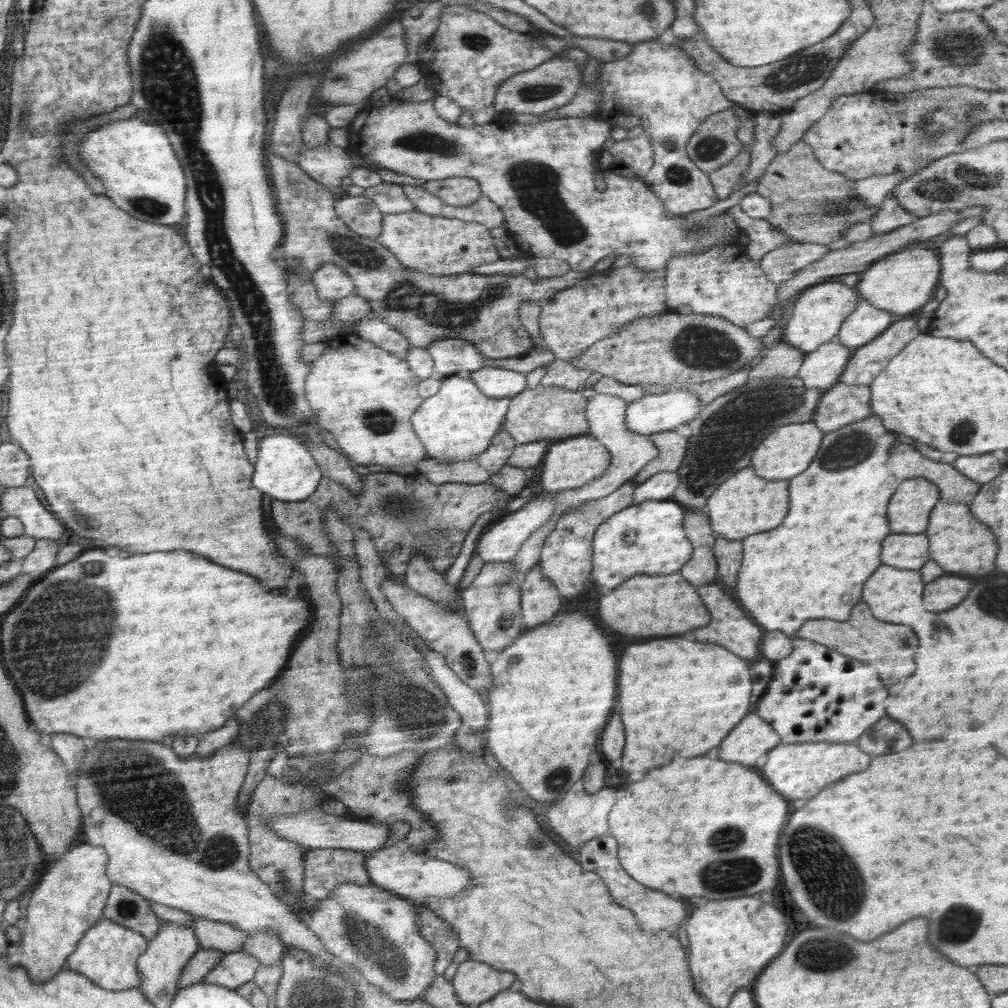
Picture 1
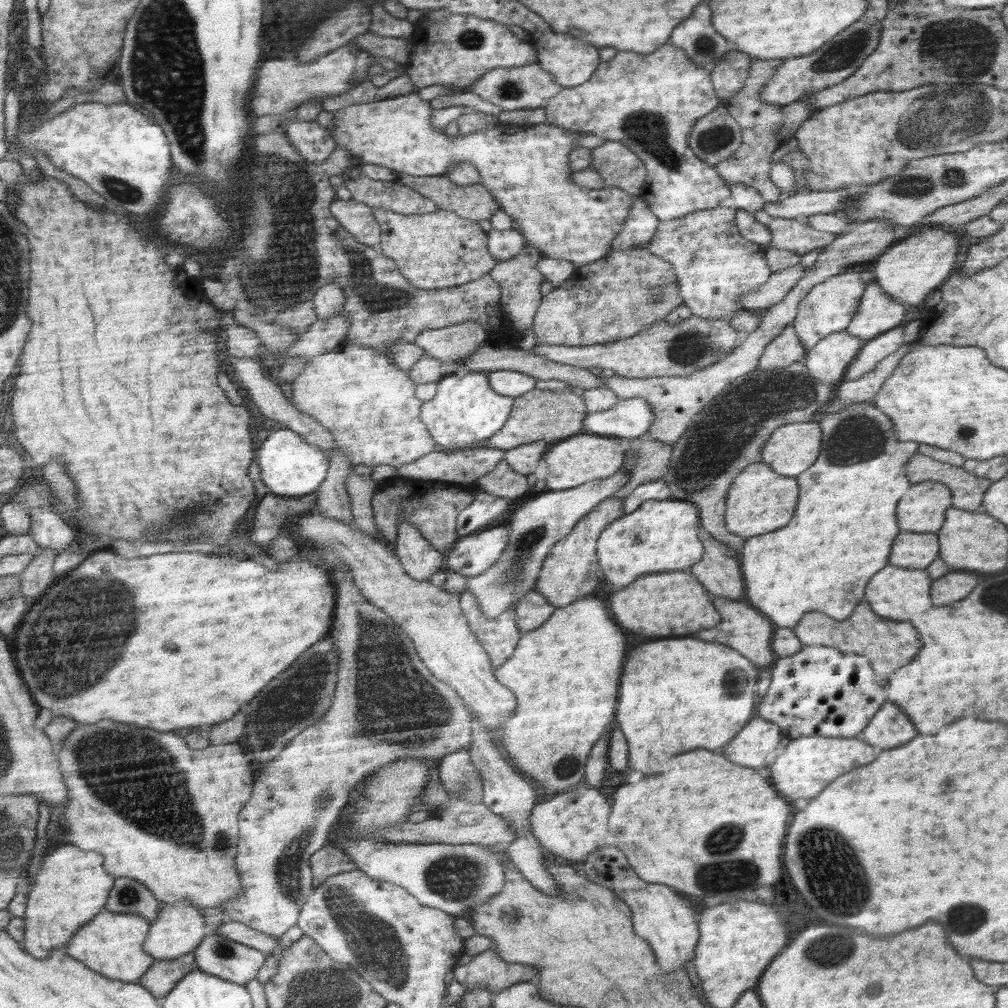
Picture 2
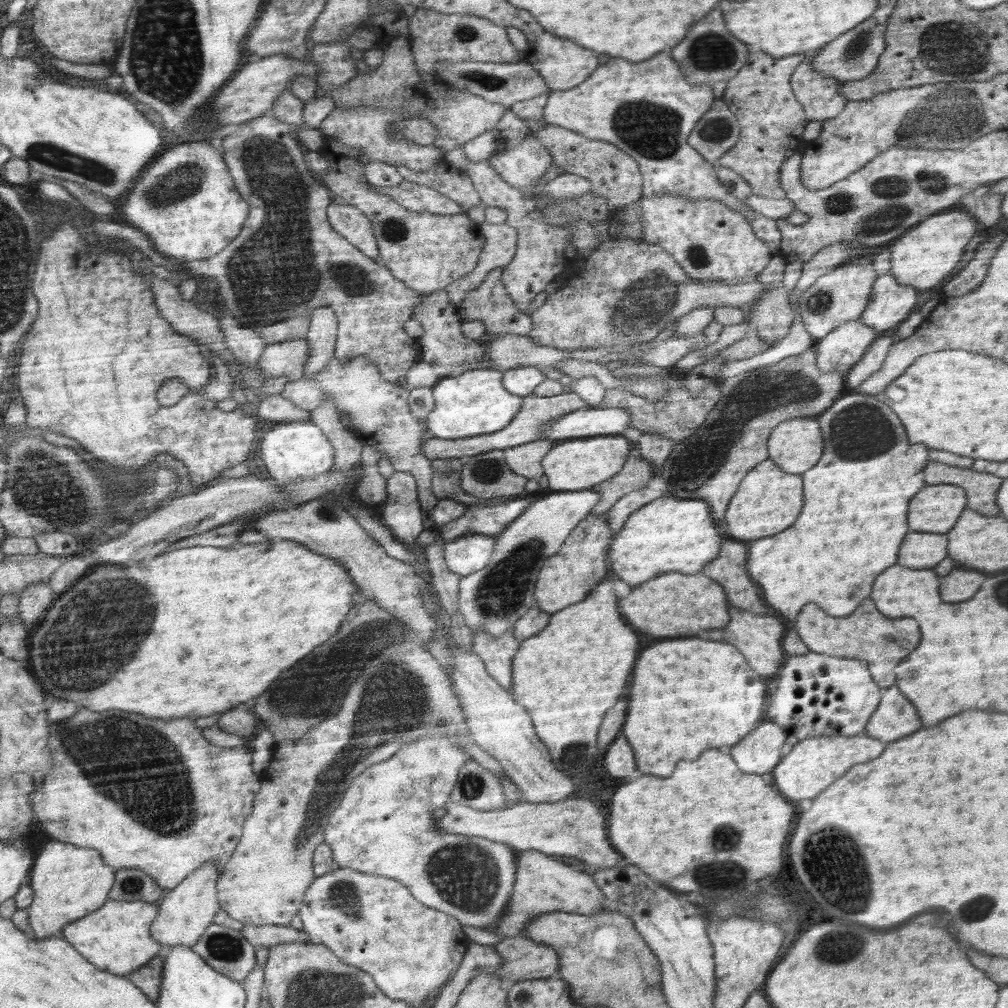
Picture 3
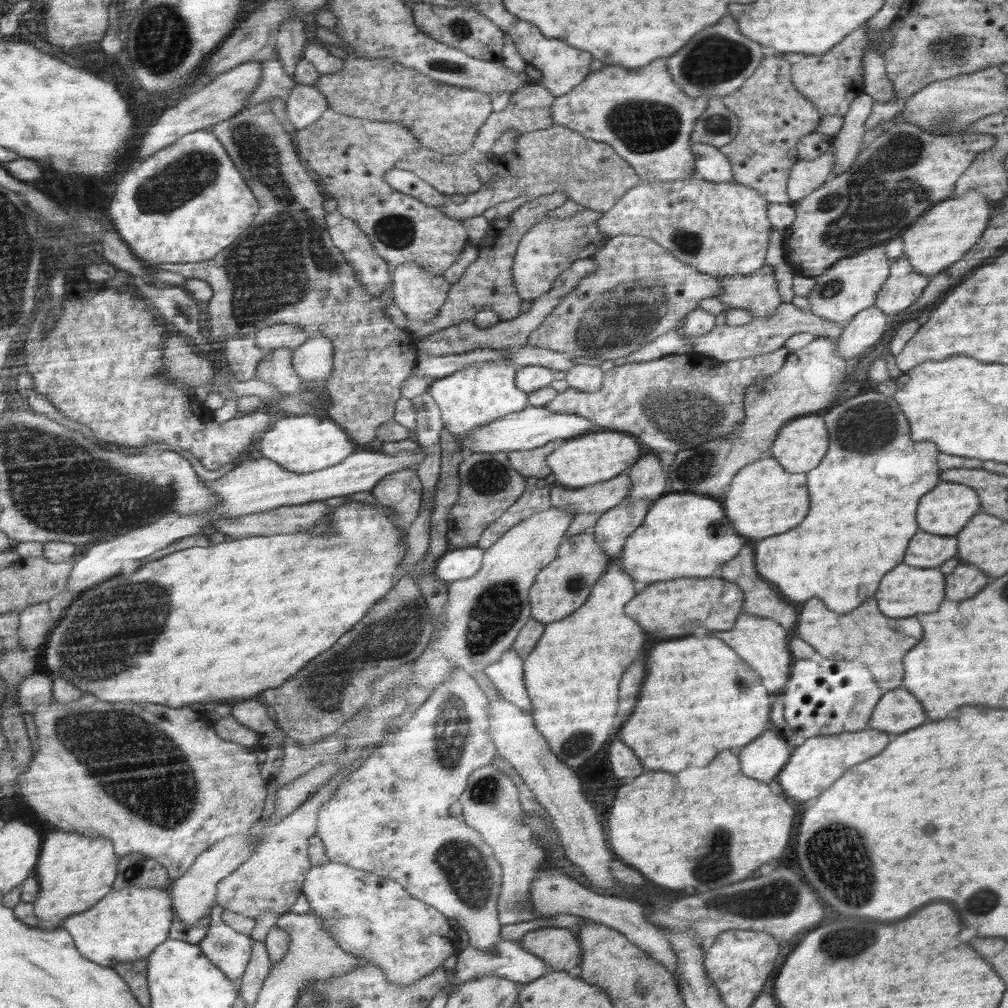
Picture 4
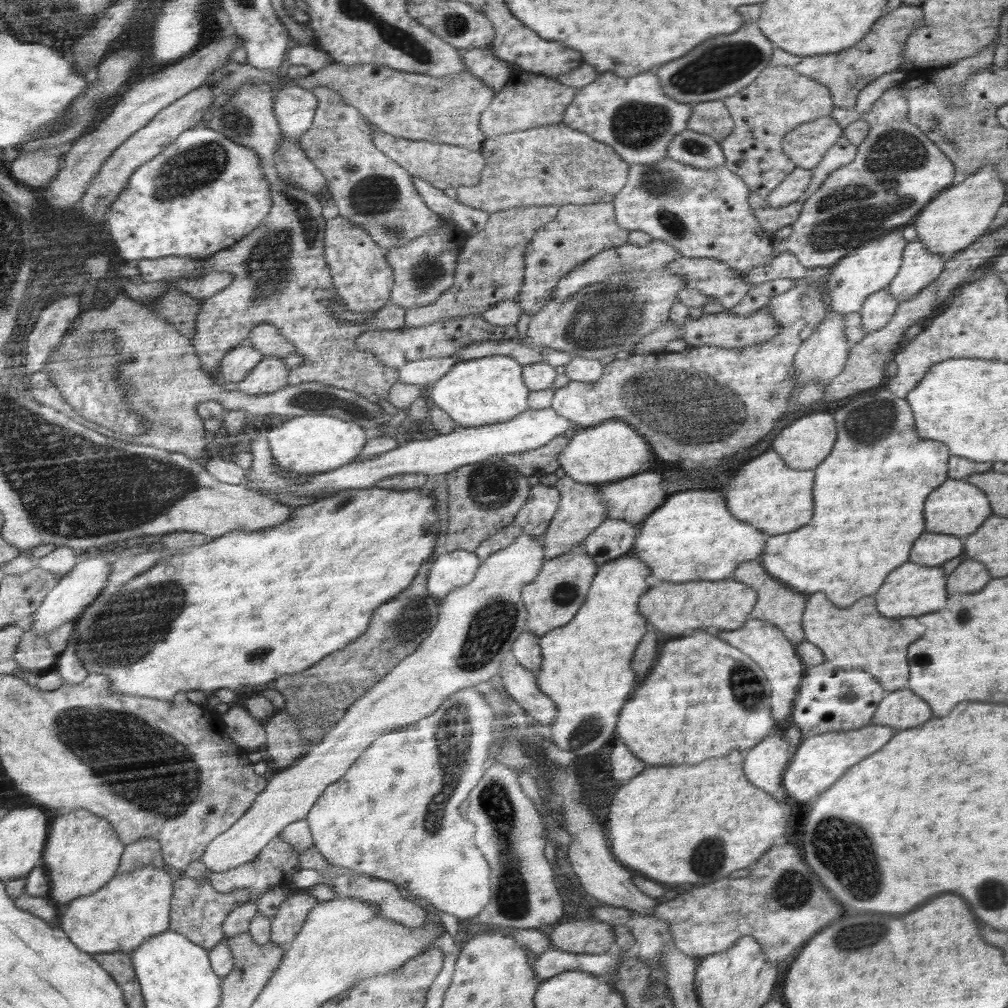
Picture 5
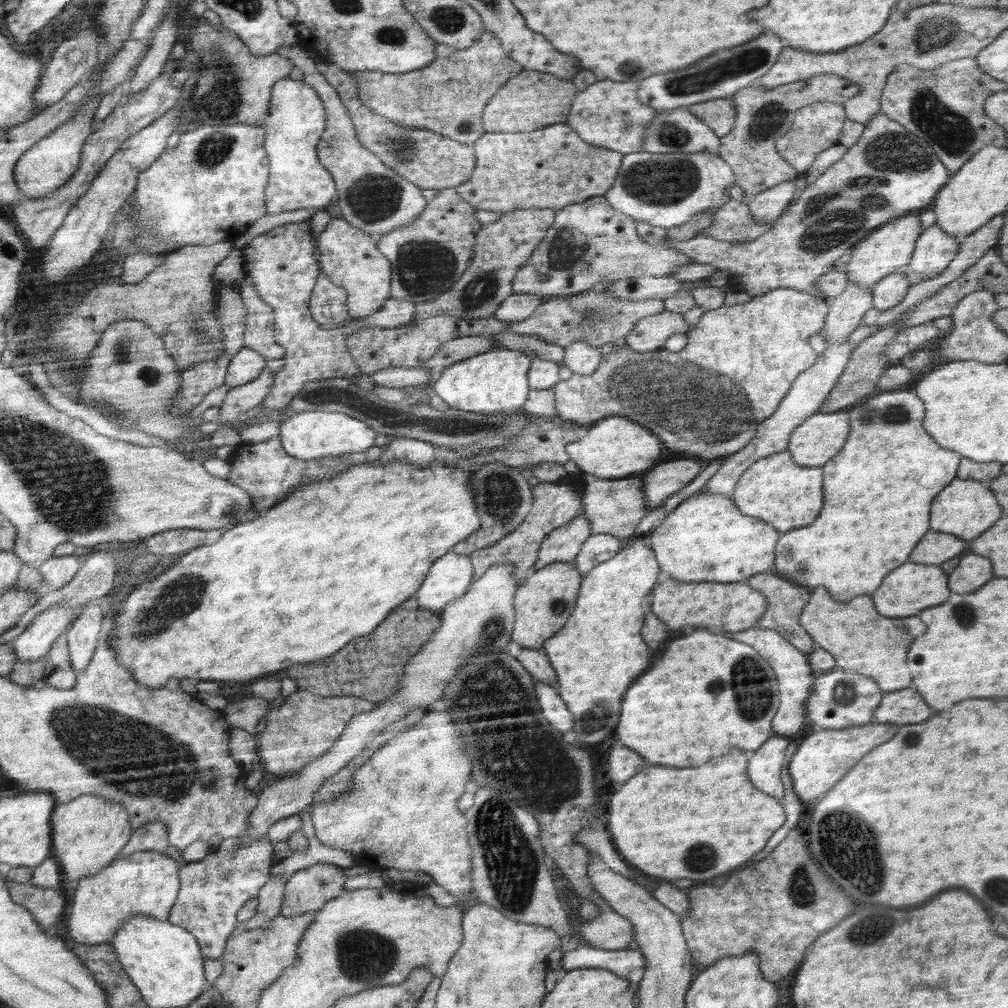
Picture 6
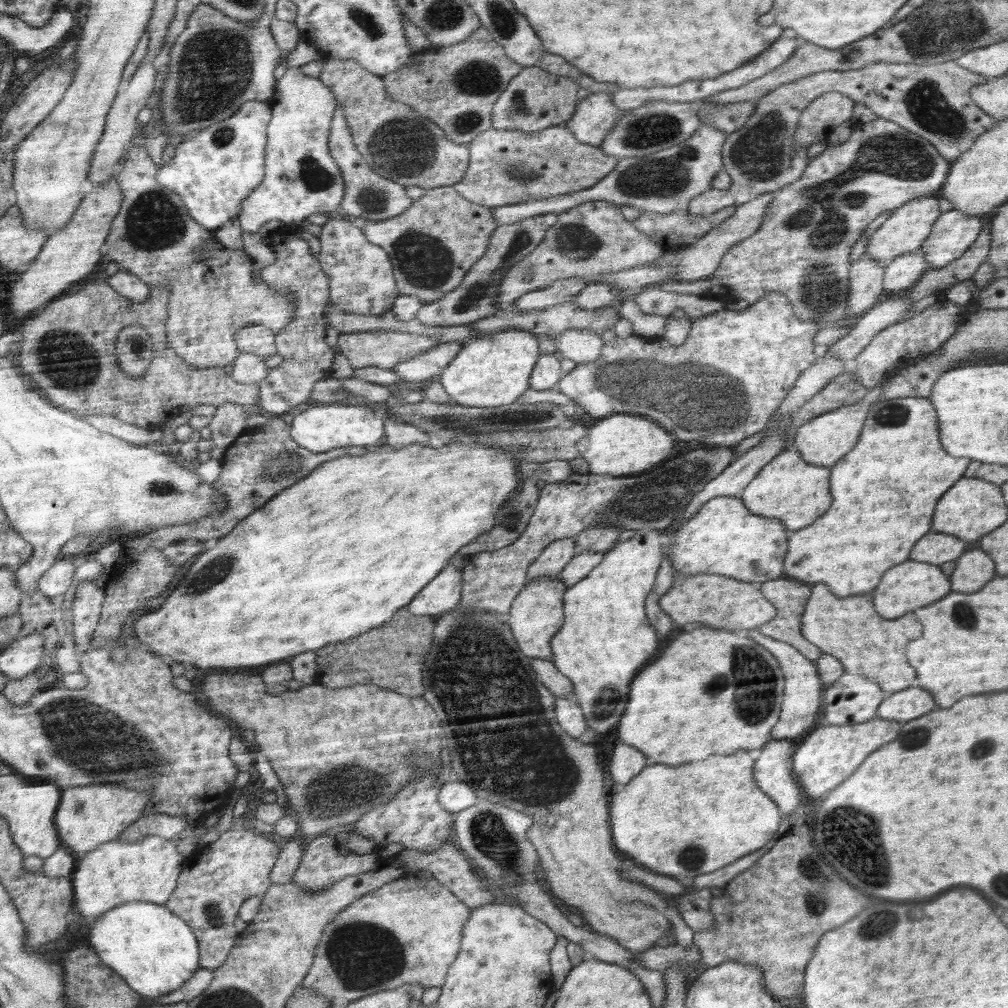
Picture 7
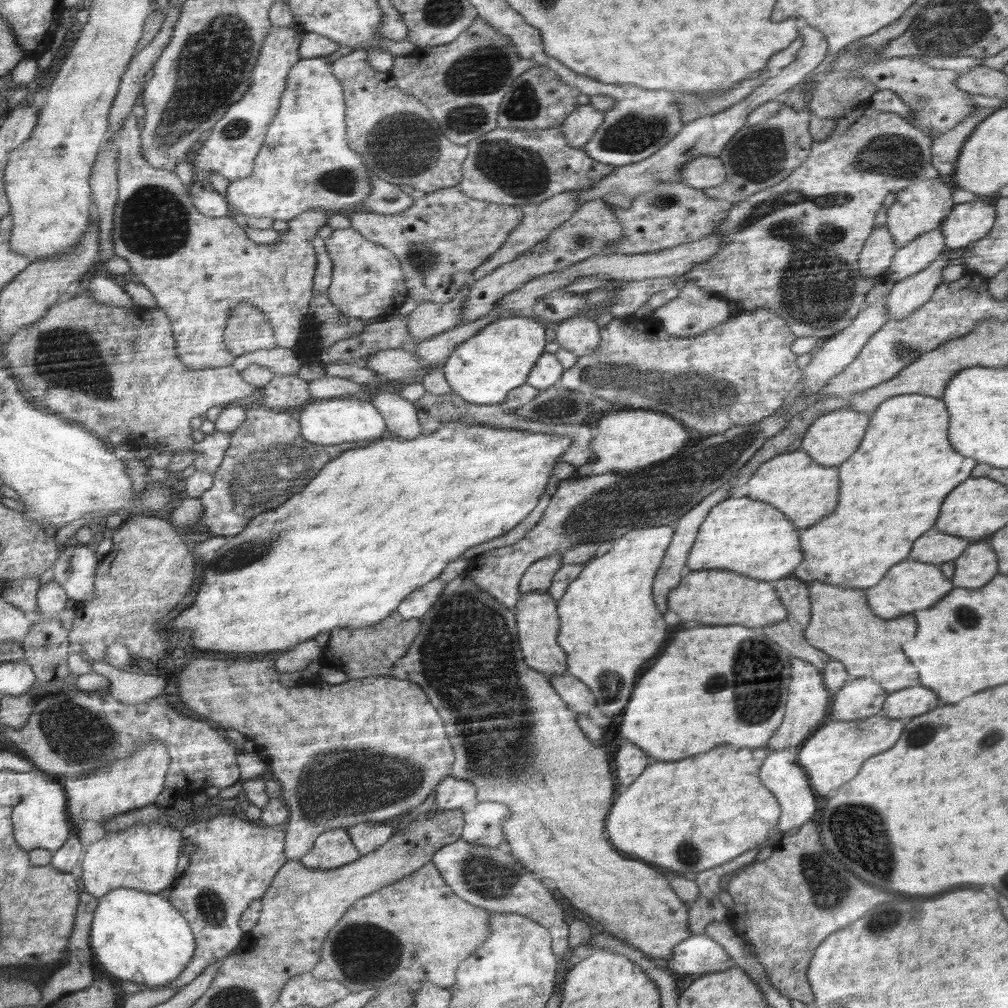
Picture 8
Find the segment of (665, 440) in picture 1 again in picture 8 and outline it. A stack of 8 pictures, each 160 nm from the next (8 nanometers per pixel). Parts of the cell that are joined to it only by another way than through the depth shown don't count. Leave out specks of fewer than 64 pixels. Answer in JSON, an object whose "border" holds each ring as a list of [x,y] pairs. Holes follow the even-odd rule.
{"border":[[[559,554],[540,559],[527,568],[519,586],[520,595],[530,591],[547,592],[550,582],[556,575],[556,570],[562,566],[562,558]]]}

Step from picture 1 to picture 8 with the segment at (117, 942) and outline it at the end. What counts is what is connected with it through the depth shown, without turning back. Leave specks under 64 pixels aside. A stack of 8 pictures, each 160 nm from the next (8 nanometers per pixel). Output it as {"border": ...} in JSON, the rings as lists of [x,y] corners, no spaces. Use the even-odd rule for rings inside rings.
{"border":[[[162,822],[137,824],[122,832],[108,832],[100,840],[87,846],[82,862],[84,891],[102,899],[106,892],[118,888],[160,894],[173,887],[176,878],[176,860],[182,846],[182,834]]]}

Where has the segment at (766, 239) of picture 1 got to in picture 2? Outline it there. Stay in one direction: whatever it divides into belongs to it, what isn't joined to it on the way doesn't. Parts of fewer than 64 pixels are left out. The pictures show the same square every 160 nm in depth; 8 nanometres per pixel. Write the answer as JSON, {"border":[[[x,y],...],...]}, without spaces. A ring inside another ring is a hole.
{"border":[[[764,209],[757,210],[754,218],[771,230],[770,244],[767,248],[789,250],[804,255],[816,248],[827,246],[835,239],[835,234],[812,228],[798,219],[770,216]]]}

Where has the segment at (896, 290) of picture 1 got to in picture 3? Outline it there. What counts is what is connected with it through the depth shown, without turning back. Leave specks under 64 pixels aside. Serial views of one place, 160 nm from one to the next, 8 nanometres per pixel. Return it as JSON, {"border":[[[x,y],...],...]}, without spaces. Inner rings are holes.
{"border":[[[963,207],[949,208],[927,217],[905,231],[890,247],[890,270],[898,284],[913,286],[917,290],[932,288],[942,282],[958,264],[966,244],[976,234],[979,224]]]}

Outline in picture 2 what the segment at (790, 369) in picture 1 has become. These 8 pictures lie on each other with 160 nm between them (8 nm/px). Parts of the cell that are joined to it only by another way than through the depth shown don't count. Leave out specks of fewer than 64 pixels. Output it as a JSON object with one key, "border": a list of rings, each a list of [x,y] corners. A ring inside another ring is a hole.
{"border":[[[793,324],[783,328],[783,331],[771,341],[760,357],[758,368],[786,368],[799,360],[804,360],[807,350],[796,336]]]}

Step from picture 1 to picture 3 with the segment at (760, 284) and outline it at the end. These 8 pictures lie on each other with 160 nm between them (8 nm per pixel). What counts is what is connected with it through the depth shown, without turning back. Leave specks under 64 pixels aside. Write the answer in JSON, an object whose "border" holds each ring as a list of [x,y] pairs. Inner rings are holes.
{"border":[[[663,194],[663,196],[644,196],[632,203],[641,206],[641,227],[643,240],[656,244],[666,252],[671,253],[675,260],[683,267],[684,272],[694,280],[702,280],[704,284],[746,284],[754,281],[763,272],[764,267],[771,261],[772,252],[767,244],[756,238],[747,218],[732,210],[729,205],[718,200],[689,200],[677,194]],[[703,306],[695,308],[694,311],[688,312],[687,315],[677,320],[679,323],[674,335],[688,337],[693,351],[706,348],[708,344],[705,342],[703,332],[714,316],[715,307]]]}

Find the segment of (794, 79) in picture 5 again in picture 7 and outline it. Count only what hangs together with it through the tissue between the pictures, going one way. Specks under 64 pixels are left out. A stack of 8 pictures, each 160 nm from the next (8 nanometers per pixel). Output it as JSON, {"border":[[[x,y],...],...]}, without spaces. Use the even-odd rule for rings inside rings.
{"border":[[[884,61],[875,62],[858,70],[826,70],[816,74],[795,80],[794,82],[783,84],[775,88],[766,96],[755,101],[755,111],[750,119],[744,123],[742,128],[727,136],[723,144],[722,157],[724,167],[730,178],[732,185],[728,190],[712,189],[698,198],[694,198],[688,206],[689,216],[710,216],[722,208],[728,206],[740,206],[754,200],[757,196],[774,193],[800,179],[804,169],[808,164],[806,153],[808,148],[803,148],[793,142],[793,136],[797,132],[797,122],[804,108],[813,100],[828,92],[838,92],[851,98],[856,103],[865,104],[872,109],[874,114],[884,120],[890,120],[907,128],[910,132],[922,136],[932,146],[936,147],[938,154],[952,163],[964,154],[974,141],[984,132],[992,130],[999,121],[993,116],[986,114],[971,97],[971,88],[979,84],[986,84],[989,77],[972,72],[956,61],[948,61],[940,64],[918,65],[908,63],[888,63]]]}

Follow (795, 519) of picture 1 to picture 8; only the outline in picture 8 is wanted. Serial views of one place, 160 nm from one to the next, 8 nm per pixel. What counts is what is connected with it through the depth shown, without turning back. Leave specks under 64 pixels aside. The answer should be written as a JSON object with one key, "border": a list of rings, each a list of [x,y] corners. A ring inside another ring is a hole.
{"border":[[[908,394],[899,395],[889,398],[883,404],[878,406],[877,410],[870,417],[870,423],[868,424],[868,429],[855,450],[854,454],[846,460],[843,464],[837,466],[839,470],[839,495],[838,504],[833,510],[832,514],[825,516],[822,520],[819,520],[810,528],[804,529],[799,533],[800,535],[800,548],[804,553],[804,558],[800,561],[800,564],[793,570],[792,577],[801,579],[806,583],[812,581],[818,581],[824,584],[833,584],[834,586],[844,586],[847,588],[870,588],[870,586],[876,586],[884,574],[888,572],[890,566],[902,562],[910,550],[912,550],[912,544],[916,538],[920,538],[924,532],[928,532],[938,514],[940,514],[940,506],[946,498],[948,492],[952,492],[952,488],[956,488],[961,482],[964,482],[967,478],[971,477],[972,470],[978,465],[978,461],[972,460],[972,458],[966,458],[962,454],[958,454],[952,446],[950,446],[950,441],[948,440],[948,430],[949,430],[949,413],[947,412],[946,405],[942,401],[941,397],[932,397],[920,394]]]}

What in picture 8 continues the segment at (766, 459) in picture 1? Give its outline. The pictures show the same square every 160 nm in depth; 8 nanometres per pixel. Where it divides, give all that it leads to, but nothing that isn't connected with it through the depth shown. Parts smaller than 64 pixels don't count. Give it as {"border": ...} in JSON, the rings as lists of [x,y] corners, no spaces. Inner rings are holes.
{"border":[[[848,408],[820,415],[820,418],[804,434],[800,449],[804,450],[817,464],[837,467],[846,462],[848,456],[852,456],[856,452],[869,423],[870,416],[868,414]]]}

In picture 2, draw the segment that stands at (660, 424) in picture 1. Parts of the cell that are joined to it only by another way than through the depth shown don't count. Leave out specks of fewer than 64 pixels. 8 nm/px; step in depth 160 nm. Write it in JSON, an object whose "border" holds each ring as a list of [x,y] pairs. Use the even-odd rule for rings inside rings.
{"border":[[[642,397],[620,399],[612,409],[584,416],[582,430],[586,433],[638,439],[653,426],[652,408]]]}

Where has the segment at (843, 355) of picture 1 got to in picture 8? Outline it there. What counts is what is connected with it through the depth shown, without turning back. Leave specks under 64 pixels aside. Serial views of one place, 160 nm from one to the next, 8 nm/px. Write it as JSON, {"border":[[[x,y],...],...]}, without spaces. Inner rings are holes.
{"border":[[[941,226],[925,232],[898,249],[893,256],[886,277],[900,282],[934,262],[944,252],[944,235]]]}

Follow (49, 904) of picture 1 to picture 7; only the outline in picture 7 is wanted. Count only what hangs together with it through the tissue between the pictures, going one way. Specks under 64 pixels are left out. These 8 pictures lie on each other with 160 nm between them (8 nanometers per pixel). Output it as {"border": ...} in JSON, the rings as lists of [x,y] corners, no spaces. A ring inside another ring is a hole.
{"border":[[[90,784],[81,787],[68,786],[63,792],[58,814],[55,816],[60,844],[71,852],[76,860],[95,850],[106,842],[117,840],[135,820],[142,816],[149,792],[138,792],[124,786]]]}

